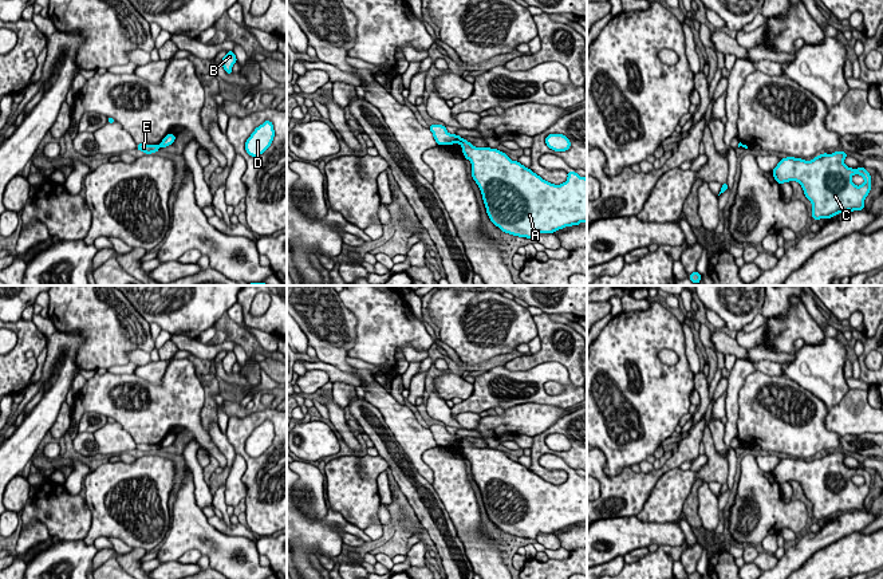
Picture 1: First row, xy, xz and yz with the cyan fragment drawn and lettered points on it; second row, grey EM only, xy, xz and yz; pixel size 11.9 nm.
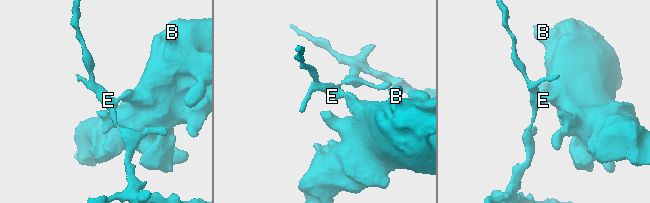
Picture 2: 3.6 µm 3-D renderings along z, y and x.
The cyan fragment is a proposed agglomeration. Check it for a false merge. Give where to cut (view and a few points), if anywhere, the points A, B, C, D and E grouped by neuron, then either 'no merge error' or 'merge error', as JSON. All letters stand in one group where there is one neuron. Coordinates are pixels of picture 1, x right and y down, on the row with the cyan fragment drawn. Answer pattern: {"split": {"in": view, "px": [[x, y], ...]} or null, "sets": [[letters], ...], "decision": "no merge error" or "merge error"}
{"split": {"in": "xz", "px": [[461, 140], [458, 142]]}, "sets": [["A", "B", "C", "D"], ["E"]], "decision": "merge error"}

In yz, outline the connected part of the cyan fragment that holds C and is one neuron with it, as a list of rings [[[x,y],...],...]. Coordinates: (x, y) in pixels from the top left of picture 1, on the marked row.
[[[845,151],[823,153],[812,161],[787,157],[772,174],[777,184],[797,181],[812,202],[813,220],[831,218],[843,212],[864,209],[871,190],[871,174],[866,168],[848,168]]]

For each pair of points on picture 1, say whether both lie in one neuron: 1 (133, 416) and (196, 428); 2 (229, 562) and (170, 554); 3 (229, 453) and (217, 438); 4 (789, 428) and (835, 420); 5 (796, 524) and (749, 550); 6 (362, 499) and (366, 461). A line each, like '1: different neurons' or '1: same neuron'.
1: same neuron
2: same neuron
3: same neuron
4: different neurons
5: different neurons
6: same neuron

